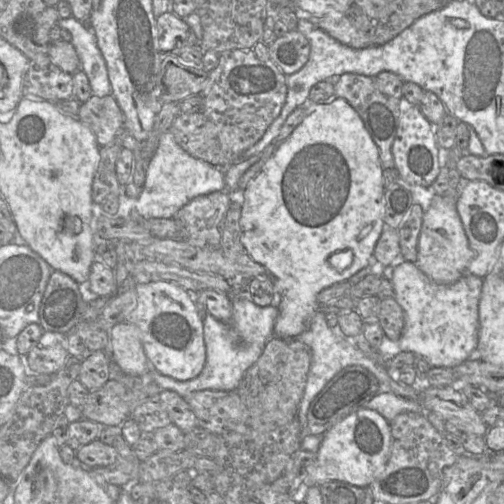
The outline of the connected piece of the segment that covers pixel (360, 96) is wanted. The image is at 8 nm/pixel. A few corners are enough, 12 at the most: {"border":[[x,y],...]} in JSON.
{"border":[[344,73],[334,95],[359,114],[384,169],[404,101],[382,94],[375,79]]}

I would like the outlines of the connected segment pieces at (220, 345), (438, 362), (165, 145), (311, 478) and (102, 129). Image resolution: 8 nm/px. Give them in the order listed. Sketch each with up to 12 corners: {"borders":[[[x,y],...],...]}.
{"borders":[[[233,296],[230,322],[203,319],[206,360],[179,381],[147,378],[182,398],[234,390],[274,336],[278,308]],[[404,261],[390,281],[401,351],[454,367],[478,344],[483,278],[440,284]],[[165,132],[136,211],[173,218],[193,198],[225,191],[225,170]],[[368,408],[325,434],[304,488],[365,488],[384,470],[391,428]],[[112,94],[80,103],[78,119],[101,146],[125,130]]]}

